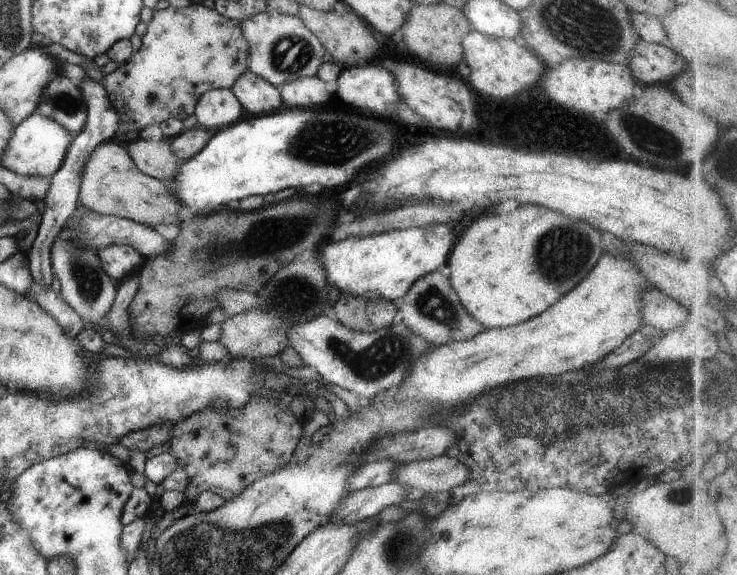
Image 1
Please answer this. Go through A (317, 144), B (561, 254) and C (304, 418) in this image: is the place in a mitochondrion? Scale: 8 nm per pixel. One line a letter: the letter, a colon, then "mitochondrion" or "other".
A: mitochondrion
B: mitochondrion
C: other

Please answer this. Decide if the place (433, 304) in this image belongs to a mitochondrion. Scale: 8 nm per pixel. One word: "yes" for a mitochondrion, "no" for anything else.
yes

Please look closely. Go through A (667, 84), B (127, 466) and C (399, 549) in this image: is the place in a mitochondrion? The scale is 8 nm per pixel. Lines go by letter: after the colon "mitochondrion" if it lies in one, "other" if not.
A: other
B: other
C: mitochondrion

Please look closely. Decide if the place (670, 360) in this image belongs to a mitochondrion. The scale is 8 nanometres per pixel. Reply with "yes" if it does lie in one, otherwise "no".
yes

